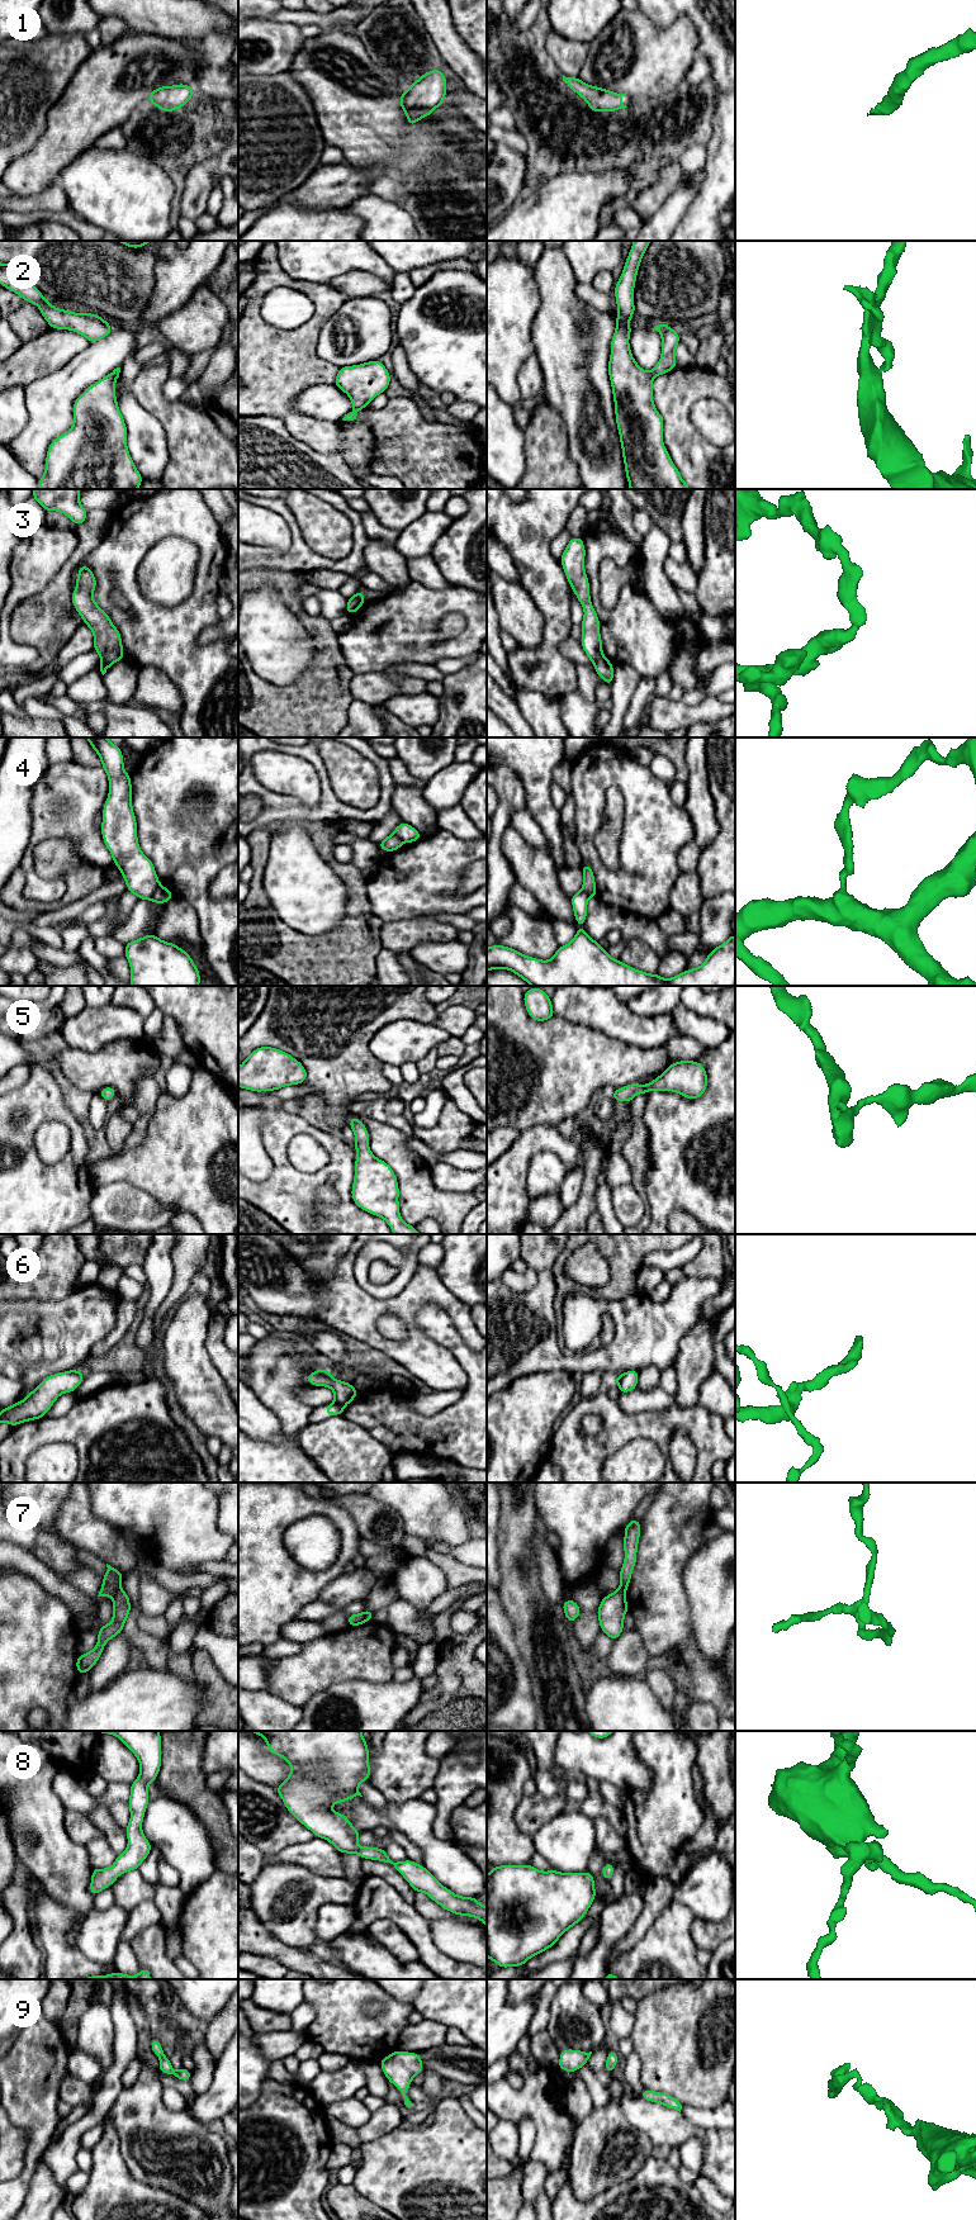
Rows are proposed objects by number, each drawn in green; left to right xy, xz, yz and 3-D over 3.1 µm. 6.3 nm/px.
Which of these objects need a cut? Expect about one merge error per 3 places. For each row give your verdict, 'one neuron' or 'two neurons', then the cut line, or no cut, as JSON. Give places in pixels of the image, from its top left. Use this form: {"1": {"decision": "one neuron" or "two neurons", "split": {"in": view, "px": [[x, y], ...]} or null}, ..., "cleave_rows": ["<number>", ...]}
{"1": {"decision": "one neuron", "split": null}, "2": {"decision": "two neurons", "split": {"in": "yz", "px": [[649, 373], [654, 376]]}}, "3": {"decision": "two neurons", "split": {"in": "xy", "px": [[102, 659], [110, 664]]}}, "4": {"decision": "two neurons", "split": {"in": "xy", "px": [[160, 885], [147, 899]]}}, "5": {"decision": "one neuron", "split": null}, "6": {"decision": "one neuron", "split": null}, "7": {"decision": "two neurons", "split": {"in": "xy", "px": [[119, 1588], [113, 1597]]}}, "8": {"decision": "one neuron", "split": null}, "9": {"decision": "one neuron", "split": null}, "cleave_rows": ["2", "3", "4", "7"]}

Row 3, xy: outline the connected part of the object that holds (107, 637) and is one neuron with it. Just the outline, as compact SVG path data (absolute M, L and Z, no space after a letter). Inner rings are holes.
M80 565L76 589L71 594L72 604L94 634L94 650L101 660L114 664L124 659L120 632L95 603L93 598L95 588L96 578L91 569L87 565Z

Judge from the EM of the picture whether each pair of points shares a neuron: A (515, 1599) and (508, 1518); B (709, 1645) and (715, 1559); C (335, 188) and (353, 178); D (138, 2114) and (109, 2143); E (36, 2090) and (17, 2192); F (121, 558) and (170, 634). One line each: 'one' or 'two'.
A: one
B: one
C: one
D: two
E: one
F: one

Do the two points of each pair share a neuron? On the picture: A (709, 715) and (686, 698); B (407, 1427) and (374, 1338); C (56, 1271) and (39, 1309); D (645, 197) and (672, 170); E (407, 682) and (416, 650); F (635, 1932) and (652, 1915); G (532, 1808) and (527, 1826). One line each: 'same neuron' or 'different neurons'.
A: different neurons
B: different neurons
C: different neurons
D: same neuron
E: different neurons
F: same neuron
G: same neuron

